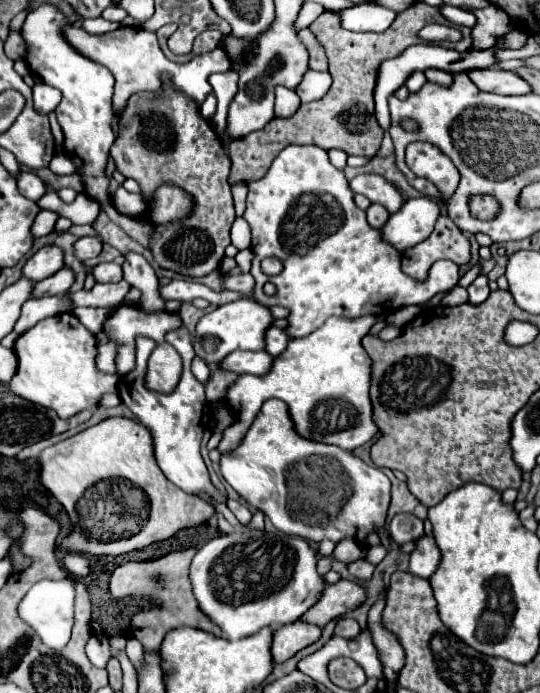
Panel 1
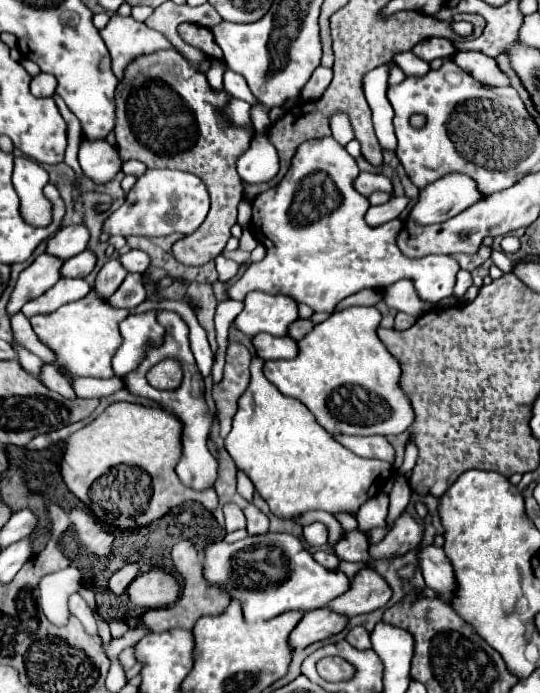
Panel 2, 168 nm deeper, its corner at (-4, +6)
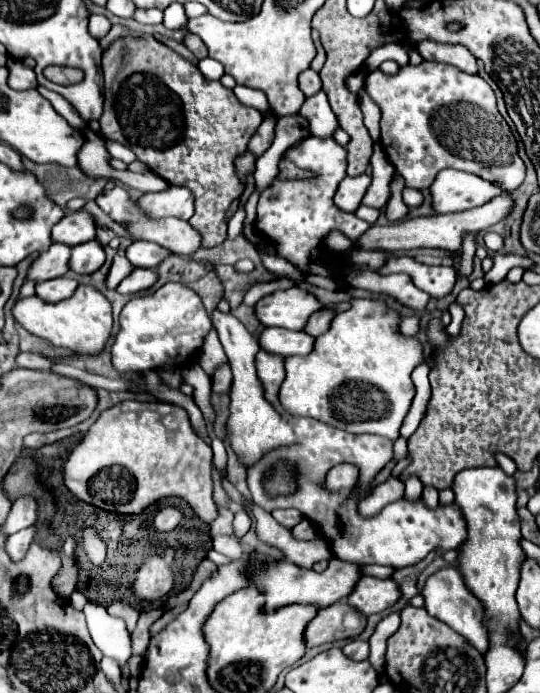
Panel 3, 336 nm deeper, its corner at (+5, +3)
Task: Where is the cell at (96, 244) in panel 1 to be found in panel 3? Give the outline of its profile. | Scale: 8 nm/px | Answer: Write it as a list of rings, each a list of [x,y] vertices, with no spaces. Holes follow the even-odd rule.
[[[171,185],[161,193],[145,193],[139,199],[139,207],[151,217],[177,217],[187,221],[193,215],[193,193],[185,187]]]

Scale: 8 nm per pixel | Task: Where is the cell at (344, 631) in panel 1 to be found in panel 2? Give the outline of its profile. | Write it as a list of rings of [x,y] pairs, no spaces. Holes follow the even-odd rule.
[[[354,626],[354,628],[346,634],[346,640],[348,640],[352,646],[358,646],[360,650],[370,648],[370,634],[364,630],[364,626]]]

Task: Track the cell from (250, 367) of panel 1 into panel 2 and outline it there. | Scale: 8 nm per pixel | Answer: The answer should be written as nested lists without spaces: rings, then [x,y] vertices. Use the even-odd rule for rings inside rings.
[[[258,334],[252,338],[252,346],[262,360],[290,360],[298,354],[296,342],[288,336],[276,338],[270,334]]]

